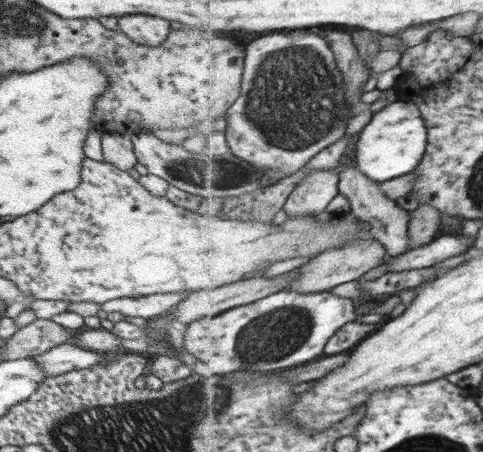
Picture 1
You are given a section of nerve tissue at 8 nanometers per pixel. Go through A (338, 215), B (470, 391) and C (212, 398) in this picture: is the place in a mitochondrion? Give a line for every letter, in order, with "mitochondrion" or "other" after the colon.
A: other
B: other
C: mitochondrion

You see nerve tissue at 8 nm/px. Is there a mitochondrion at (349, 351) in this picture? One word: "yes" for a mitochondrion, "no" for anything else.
no

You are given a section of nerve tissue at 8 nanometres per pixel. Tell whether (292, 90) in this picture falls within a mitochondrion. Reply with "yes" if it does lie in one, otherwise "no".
yes

